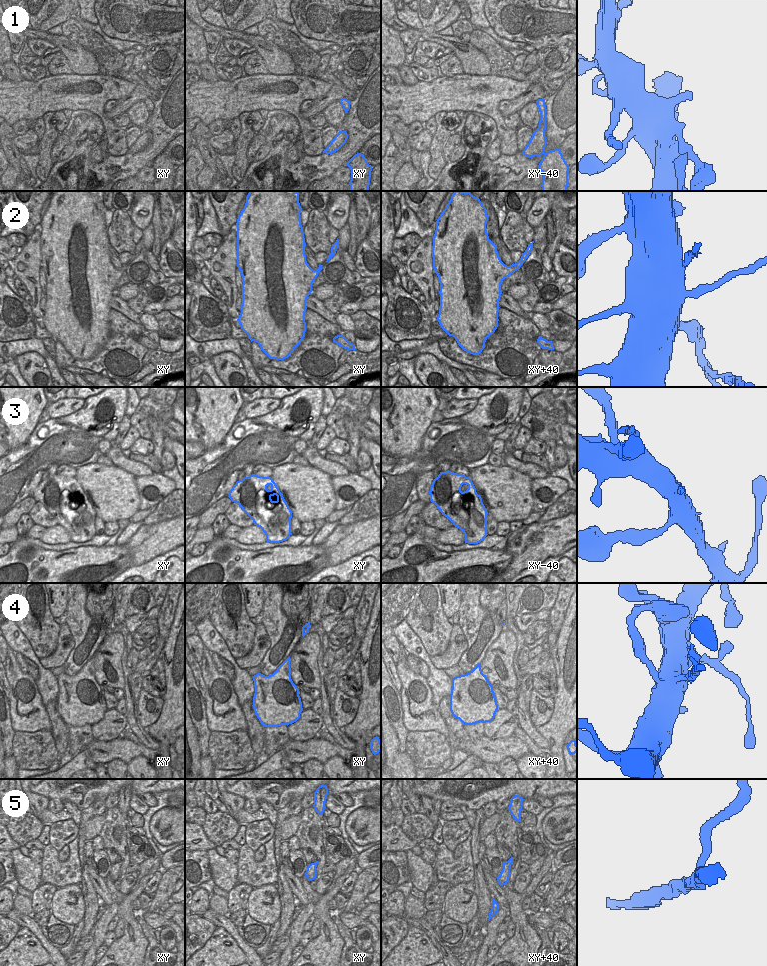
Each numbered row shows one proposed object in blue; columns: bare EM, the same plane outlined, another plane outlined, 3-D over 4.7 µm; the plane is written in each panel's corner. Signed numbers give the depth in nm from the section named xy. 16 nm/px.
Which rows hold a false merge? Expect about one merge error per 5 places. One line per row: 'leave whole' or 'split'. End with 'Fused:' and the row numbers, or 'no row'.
1: leave whole
2: split
3: leave whole
4: leave whole
5: leave whole
Fused: 2

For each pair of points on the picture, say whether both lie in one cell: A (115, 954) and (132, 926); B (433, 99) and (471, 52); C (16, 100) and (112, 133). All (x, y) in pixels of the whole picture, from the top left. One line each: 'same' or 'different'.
A: same
B: different
C: same

